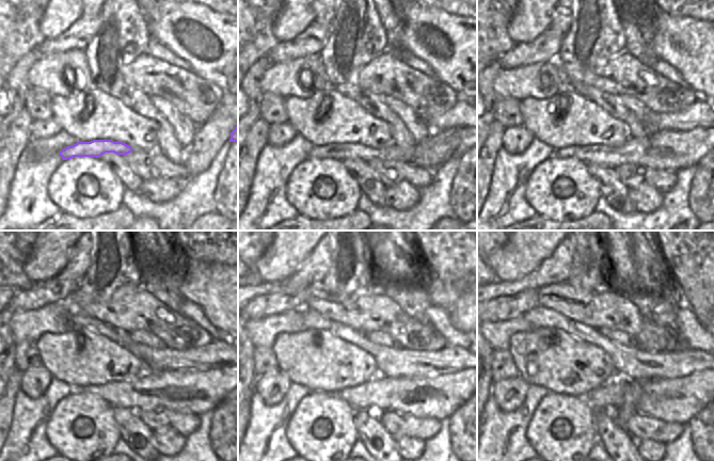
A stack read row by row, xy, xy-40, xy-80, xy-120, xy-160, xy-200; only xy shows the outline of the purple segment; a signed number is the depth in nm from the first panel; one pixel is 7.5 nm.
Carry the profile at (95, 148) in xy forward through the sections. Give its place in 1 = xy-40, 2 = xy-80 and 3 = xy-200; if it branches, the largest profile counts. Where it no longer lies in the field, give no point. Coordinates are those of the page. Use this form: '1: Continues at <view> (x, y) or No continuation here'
1: Continues at xy-40 (438, 147)
2: Continues at xy-80 (673, 150)
3: Continues at xy-200 (679, 399).

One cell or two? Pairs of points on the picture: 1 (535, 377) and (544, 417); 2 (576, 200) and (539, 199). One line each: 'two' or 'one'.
1: two
2: one

